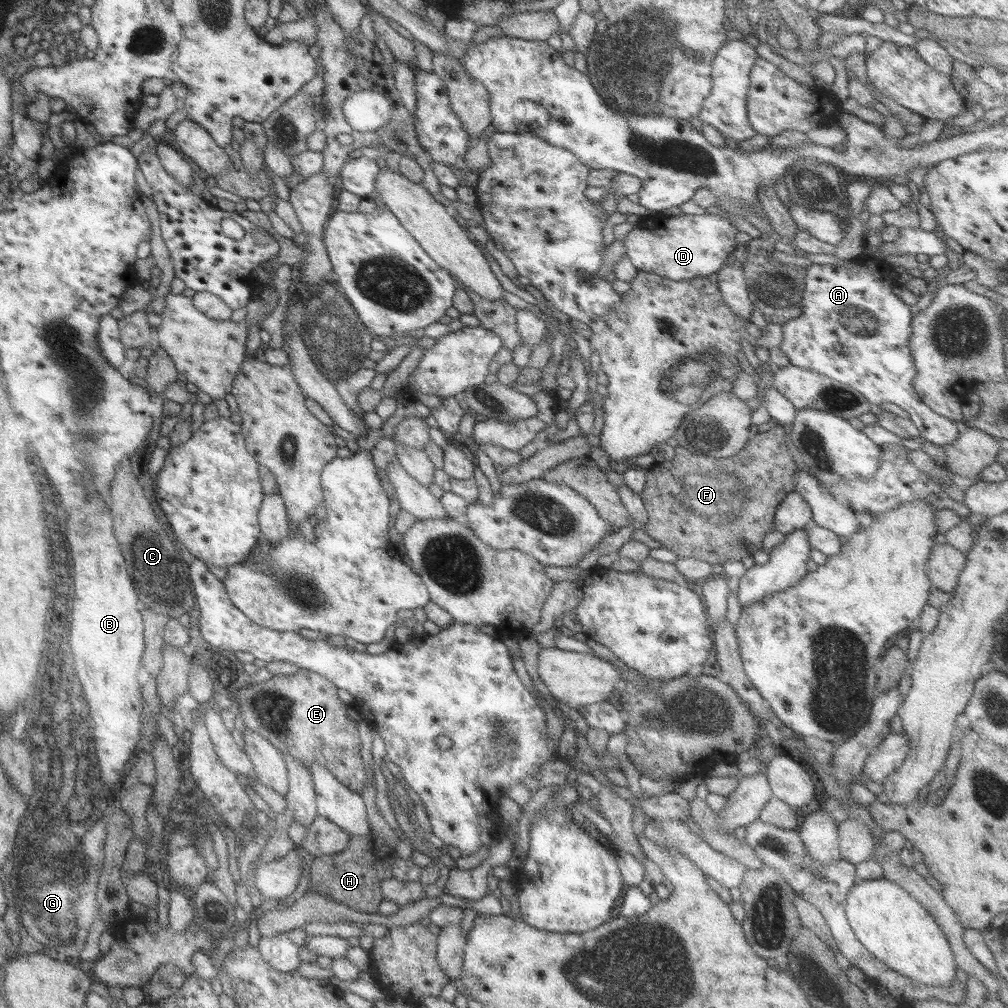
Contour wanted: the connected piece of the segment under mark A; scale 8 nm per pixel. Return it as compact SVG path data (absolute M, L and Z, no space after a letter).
M865 257L864 259L850 260L851 264L844 266L835 266L835 264L823 264L823 265L811 265L805 268L805 276L803 277L803 292L801 292L801 314L795 319L790 319L787 323L782 325L782 336L781 344L778 346L779 351L787 357L788 364L795 368L802 368L803 370L810 370L811 372L817 372L821 376L832 378L841 384L845 384L857 390L857 392L868 402L868 404L876 404L877 407L880 404L894 404L901 410L905 411L909 418L908 420L917 428L919 437L925 442L931 442L937 446L945 447L957 436L959 432L958 426L947 418L939 417L935 412L932 412L923 404L921 397L913 390L912 382L915 378L915 367L911 356L909 356L909 337L911 337L911 310L909 306L904 304L895 294L893 294L893 287L899 285L895 278L891 276L891 267L887 265L883 259L873 259L871 257Z

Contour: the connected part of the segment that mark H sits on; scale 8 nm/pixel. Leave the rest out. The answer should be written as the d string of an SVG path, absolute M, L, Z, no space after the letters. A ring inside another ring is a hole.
M369 830L365 837L349 837L349 842L341 852L325 854L311 860L308 888L335 903L345 905L351 911L377 913L377 907L383 902L379 878L383 874L385 878L392 878L389 865L397 858L394 847L385 845L383 840Z

